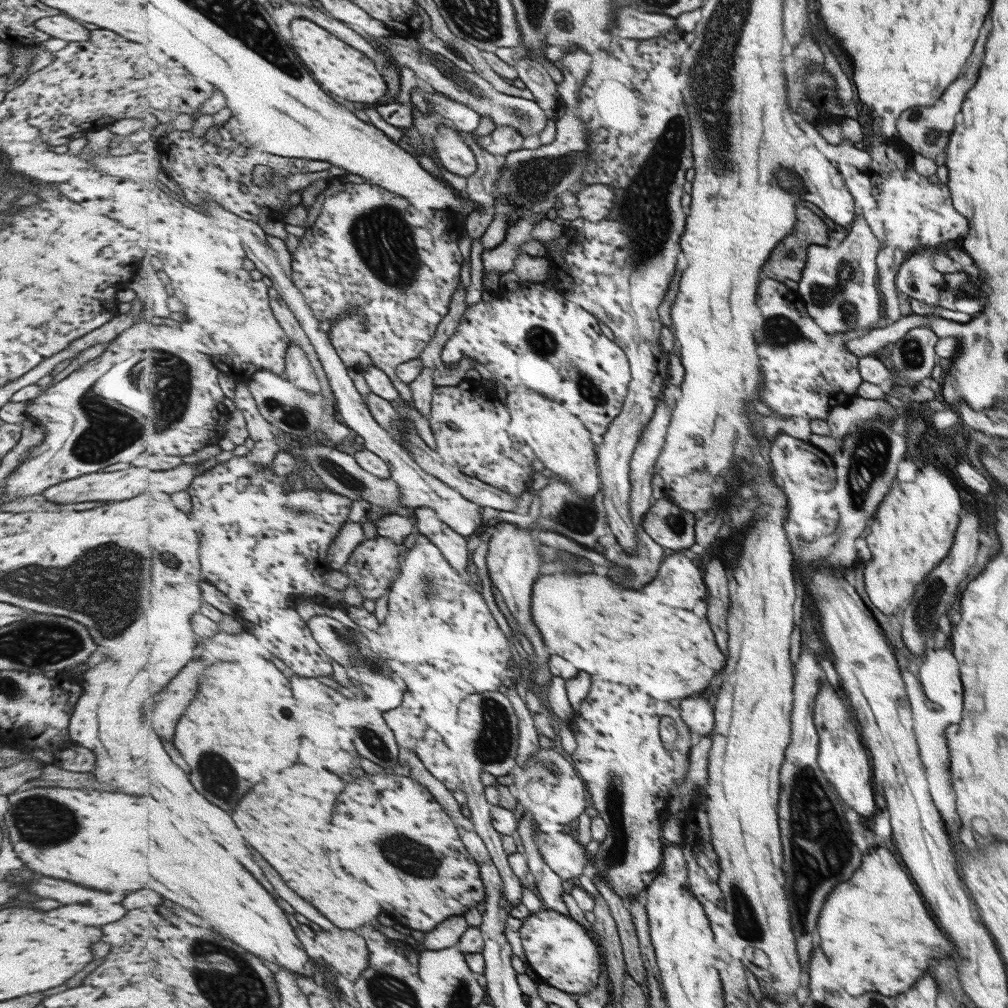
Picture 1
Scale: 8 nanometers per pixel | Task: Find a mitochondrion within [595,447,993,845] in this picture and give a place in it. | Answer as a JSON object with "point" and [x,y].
{"point":[614,791]}

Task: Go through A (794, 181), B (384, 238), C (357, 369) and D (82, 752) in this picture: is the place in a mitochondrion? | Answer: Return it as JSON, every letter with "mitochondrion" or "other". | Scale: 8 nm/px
{"A":"mitochondrion","B":"mitochondrion","C":"other","D":"other"}

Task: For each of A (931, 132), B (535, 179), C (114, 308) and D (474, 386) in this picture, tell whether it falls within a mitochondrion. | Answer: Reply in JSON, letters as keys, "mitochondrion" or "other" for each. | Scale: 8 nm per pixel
{"A":"mitochondrion","B":"mitochondrion","C":"other","D":"other"}

